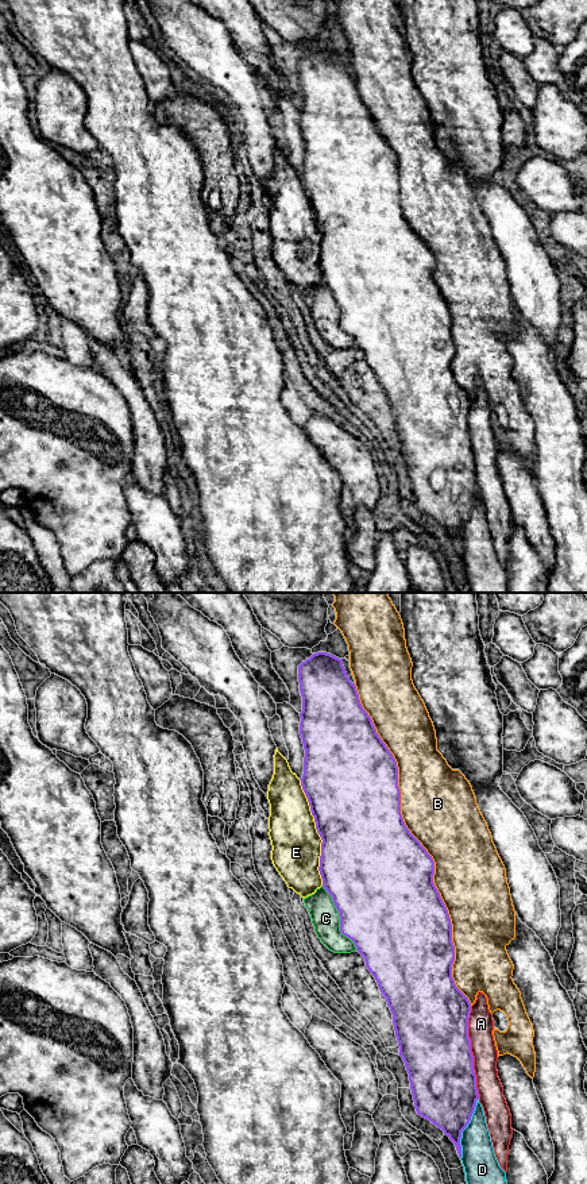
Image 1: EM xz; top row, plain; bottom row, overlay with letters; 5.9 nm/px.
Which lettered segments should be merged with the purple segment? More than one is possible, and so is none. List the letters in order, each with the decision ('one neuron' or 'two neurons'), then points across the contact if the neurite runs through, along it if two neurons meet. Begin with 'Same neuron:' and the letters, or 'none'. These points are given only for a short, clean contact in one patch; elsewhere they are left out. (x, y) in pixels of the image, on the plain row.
Same neuron: none
A: two neurons
B: two neurons
C: two neurons
D: two neurons
E: two neurons

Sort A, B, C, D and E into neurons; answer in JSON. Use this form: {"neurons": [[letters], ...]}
{"neurons": [["A"], ["B"], ["C", "E"], ["D"]]}

